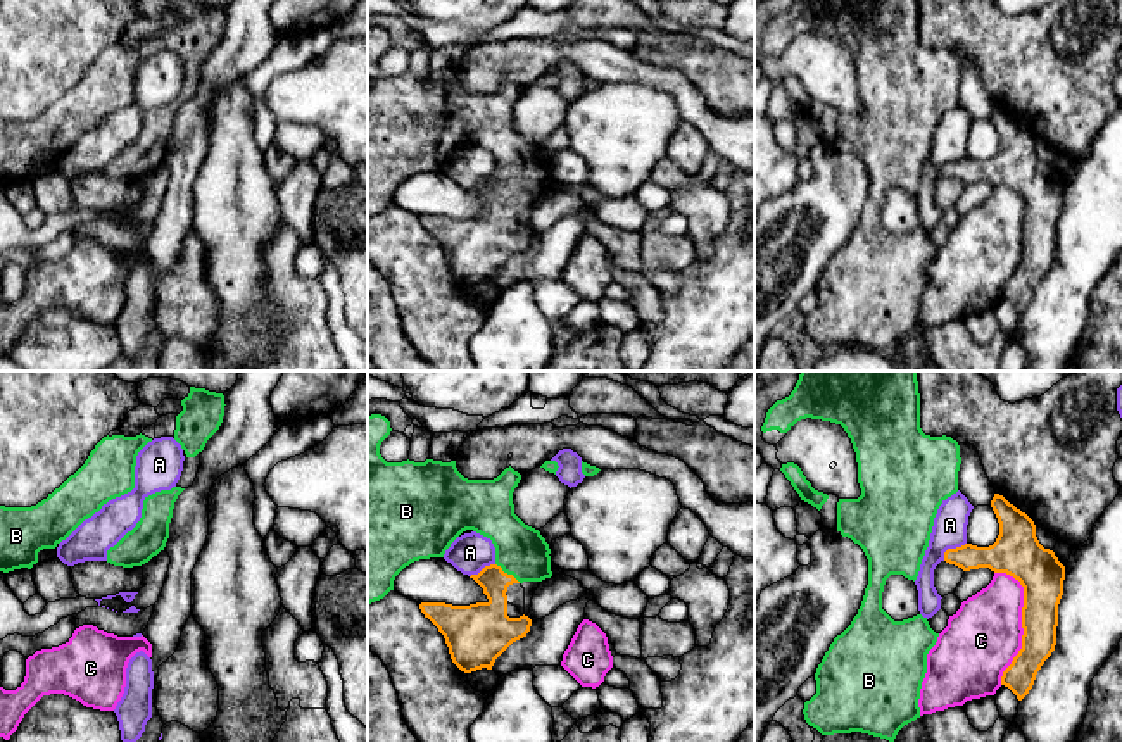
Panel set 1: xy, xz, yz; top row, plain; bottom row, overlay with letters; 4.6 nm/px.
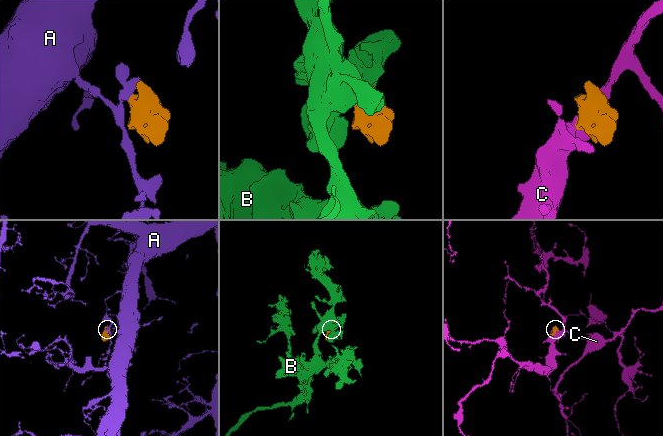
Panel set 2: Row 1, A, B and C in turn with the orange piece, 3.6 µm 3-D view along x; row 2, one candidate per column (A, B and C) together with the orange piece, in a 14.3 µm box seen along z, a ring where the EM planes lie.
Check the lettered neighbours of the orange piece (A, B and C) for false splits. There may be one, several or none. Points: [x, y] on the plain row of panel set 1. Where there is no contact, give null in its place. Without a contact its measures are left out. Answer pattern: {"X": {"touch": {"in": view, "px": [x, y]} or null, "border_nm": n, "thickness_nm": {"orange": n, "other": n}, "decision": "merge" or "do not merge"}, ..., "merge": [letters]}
{"A": {"touch": {"in": "yz", "px": [951, 163]}, "border_nm": 140, "thickness_nm": {"orange": 160, "other": 160}, "decision": "do not merge"}, "B": {"touch": {"in": "xz", "px": [506, 187]}, "border_nm": 150, "thickness_nm": {"orange": 200, "other": 240}, "decision": "merge"}, "C": {"touch": {"in": "yz", "px": [1022, 235]}, "border_nm": 550, "thickness_nm": {"orange": 200, "other": 340}, "decision": "do not merge"}, "merge": ["B"]}

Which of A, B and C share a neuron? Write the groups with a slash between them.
A / B / C

